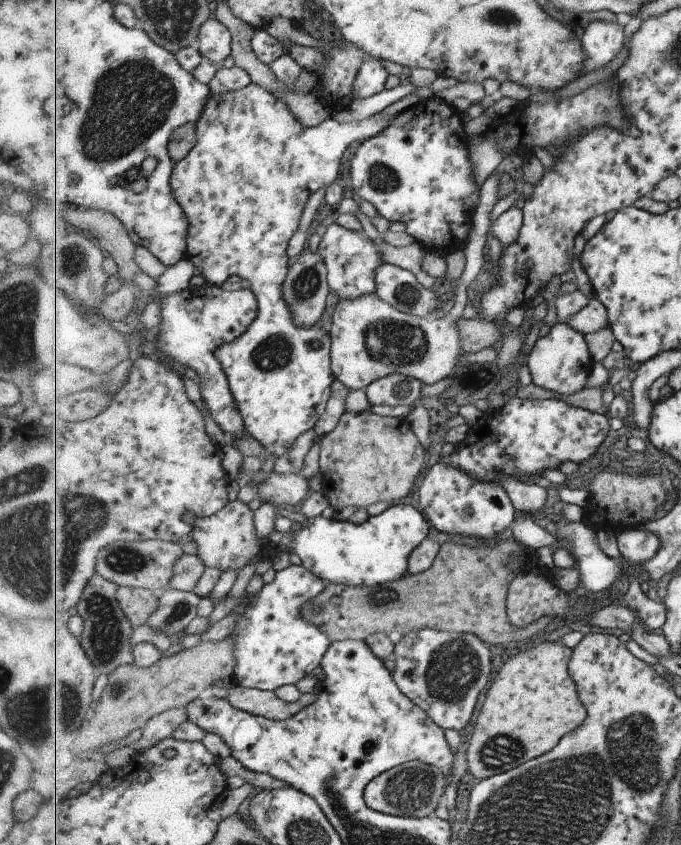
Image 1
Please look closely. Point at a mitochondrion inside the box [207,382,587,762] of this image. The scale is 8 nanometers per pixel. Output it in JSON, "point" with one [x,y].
{"point":[452,671]}

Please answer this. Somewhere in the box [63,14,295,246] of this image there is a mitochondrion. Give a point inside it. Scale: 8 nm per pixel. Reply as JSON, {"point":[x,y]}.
{"point":[130,101]}

